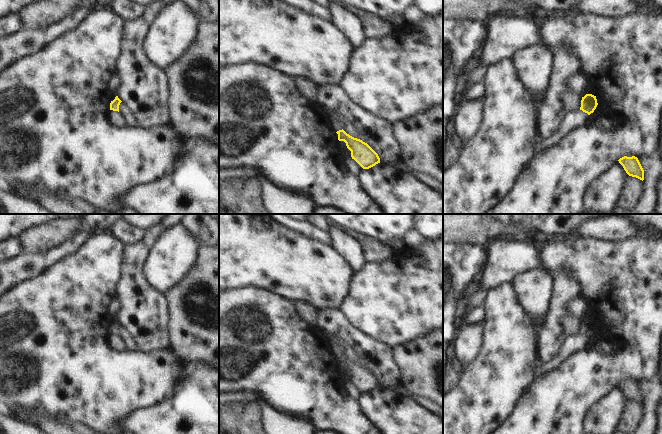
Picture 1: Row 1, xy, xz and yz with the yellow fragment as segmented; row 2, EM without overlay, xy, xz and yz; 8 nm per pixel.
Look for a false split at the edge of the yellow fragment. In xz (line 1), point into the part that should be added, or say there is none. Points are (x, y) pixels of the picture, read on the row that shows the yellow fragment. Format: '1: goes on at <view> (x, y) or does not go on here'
1: does not go on here

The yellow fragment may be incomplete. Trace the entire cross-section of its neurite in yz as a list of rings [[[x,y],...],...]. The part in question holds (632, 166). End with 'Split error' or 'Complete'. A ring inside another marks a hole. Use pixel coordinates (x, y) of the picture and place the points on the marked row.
[[[624,156],[618,161],[629,176],[636,177],[642,181],[644,180],[644,170],[637,157]]]. Complete

